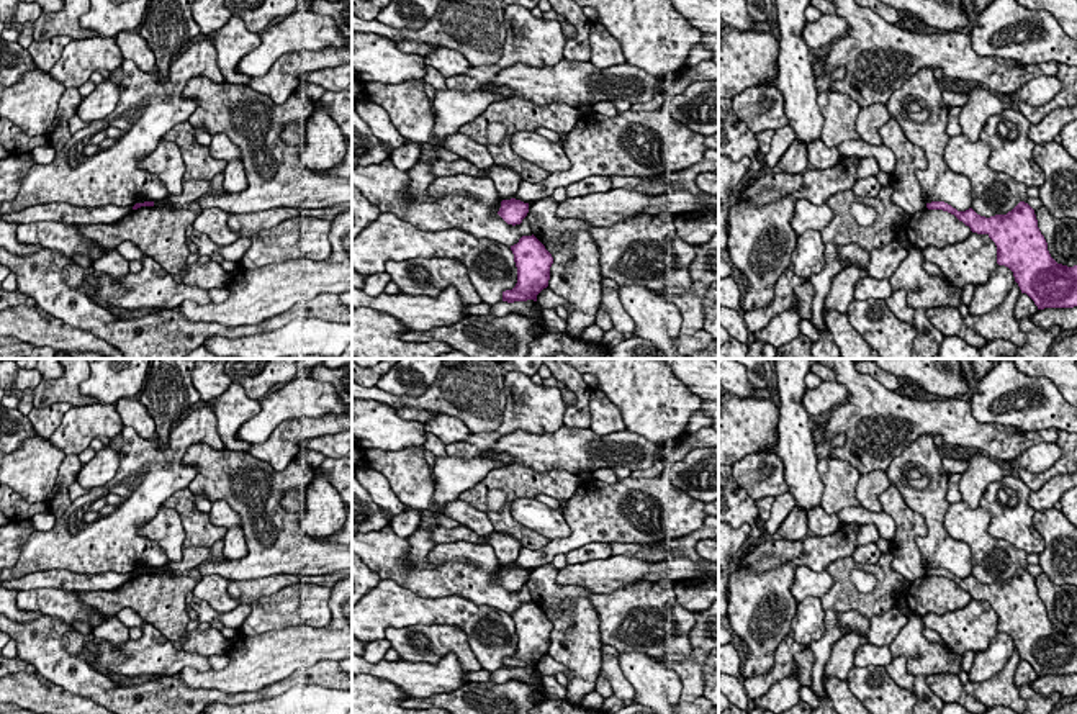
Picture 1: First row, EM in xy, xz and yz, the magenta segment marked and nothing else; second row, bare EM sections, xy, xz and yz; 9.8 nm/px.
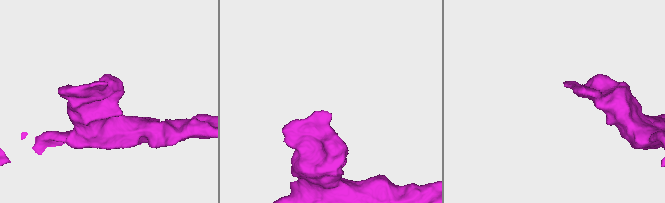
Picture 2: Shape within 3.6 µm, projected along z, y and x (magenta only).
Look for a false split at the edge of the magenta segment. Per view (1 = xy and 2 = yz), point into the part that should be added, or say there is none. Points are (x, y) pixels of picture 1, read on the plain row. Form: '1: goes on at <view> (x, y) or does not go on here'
1: does not go on here
2: does not go on here

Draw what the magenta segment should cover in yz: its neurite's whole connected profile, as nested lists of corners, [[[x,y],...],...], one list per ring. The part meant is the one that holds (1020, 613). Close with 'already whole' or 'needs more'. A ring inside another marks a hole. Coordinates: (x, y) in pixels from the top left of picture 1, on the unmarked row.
[[[944,568],[926,570],[928,576],[954,581],[972,599],[987,601],[997,612],[997,630],[1013,639],[1021,660],[1026,660],[1038,676],[1077,673],[1077,632],[1057,630],[1038,594],[1034,576],[1020,568],[1007,581],[990,585],[972,575],[958,578]]]; already whole

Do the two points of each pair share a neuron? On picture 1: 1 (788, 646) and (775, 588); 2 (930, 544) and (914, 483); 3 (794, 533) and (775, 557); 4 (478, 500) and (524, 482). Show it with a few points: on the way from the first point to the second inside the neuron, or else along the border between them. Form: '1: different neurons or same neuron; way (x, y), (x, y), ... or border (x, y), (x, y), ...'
1: different neurons; border (789, 632), (776, 649), (771, 670)
2: same neuron; way (933, 529), (933, 506), (928, 498)
3: same neuron; way (793, 539), (781, 551)
4: same neuron; way (485, 487), (490, 482), (511, 482)

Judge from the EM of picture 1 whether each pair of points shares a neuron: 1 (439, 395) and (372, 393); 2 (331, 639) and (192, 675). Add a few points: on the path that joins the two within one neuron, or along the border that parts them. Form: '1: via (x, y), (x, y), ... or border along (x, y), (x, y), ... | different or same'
1: via (423, 403), (400, 403), (388, 398) | same
2: via (297, 647), (256, 662), (236, 678), (226, 678) | same

